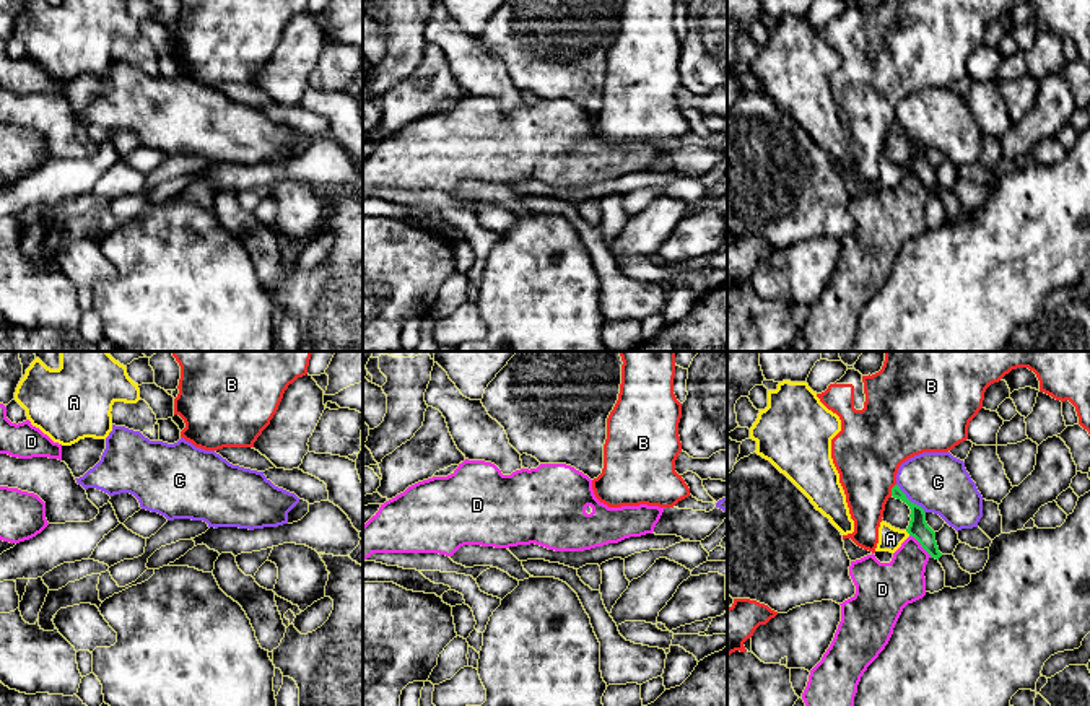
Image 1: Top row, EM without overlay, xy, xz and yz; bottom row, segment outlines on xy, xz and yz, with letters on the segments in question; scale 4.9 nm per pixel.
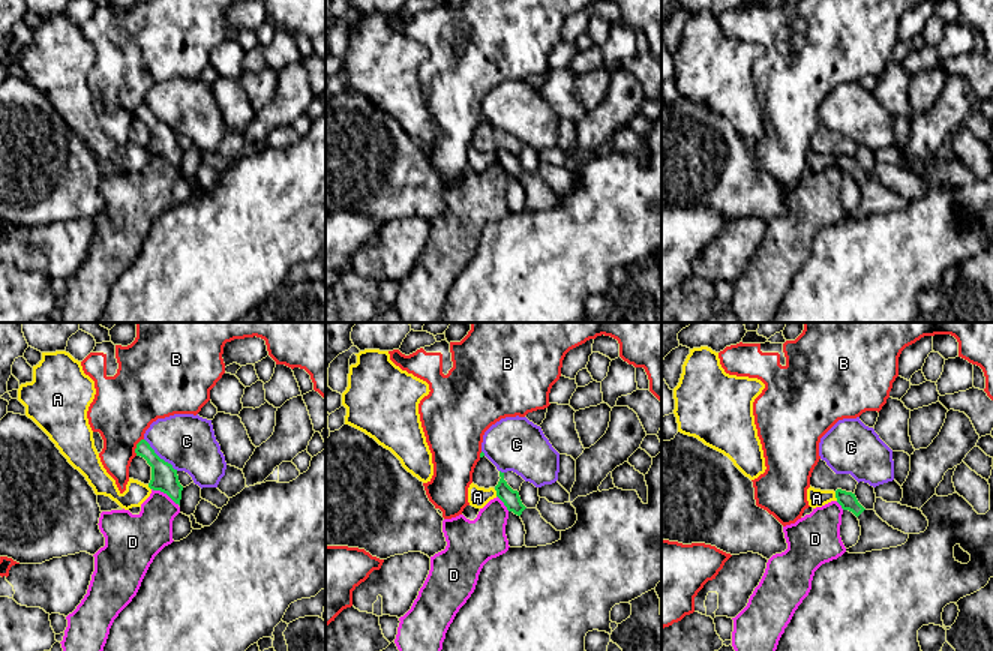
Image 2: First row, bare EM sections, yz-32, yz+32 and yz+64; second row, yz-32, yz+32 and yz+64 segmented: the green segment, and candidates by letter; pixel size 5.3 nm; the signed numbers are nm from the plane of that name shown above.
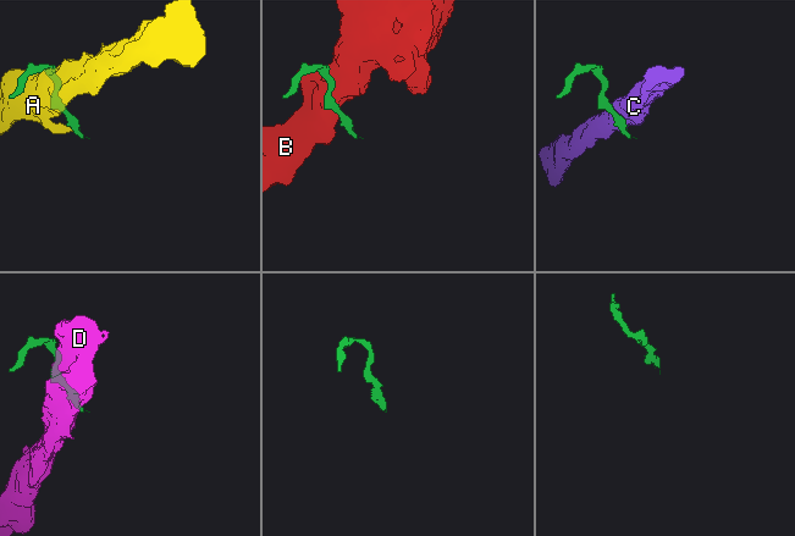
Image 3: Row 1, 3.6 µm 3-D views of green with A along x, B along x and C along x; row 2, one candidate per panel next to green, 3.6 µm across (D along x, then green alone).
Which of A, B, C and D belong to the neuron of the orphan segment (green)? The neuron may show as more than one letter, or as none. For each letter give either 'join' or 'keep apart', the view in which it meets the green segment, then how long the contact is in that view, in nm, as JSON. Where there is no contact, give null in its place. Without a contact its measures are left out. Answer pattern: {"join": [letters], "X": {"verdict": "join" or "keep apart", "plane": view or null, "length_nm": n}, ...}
{"join": [], "A": {"verdict": "keep apart", "plane": "yz", "length_nm": 40}, "B": {"verdict": "keep apart", "plane": "yz", "length_nm": 70}, "C": {"verdict": "keep apart", "plane": "yz", "length_nm": 200}, "D": {"verdict": "keep apart", "plane": "yz", "length_nm": 160}}

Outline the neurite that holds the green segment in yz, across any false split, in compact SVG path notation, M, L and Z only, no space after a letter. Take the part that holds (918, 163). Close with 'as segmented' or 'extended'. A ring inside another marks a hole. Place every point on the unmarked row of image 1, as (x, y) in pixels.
M898 120L892 124L892 132L906 138L911 145L911 156L906 168L914 172L921 182L935 194L945 207L945 223L965 223L971 218L971 210L963 207L953 190L942 190L935 177L935 168L926 158L926 148L921 142L911 138Z | extended

